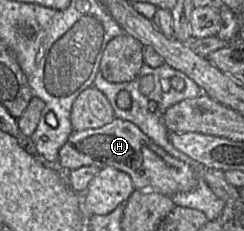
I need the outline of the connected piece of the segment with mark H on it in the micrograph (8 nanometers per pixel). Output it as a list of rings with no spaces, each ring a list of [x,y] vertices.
[[[119,118],[100,128],[73,131],[59,150],[58,162],[62,169],[70,171],[82,166],[114,167],[131,177],[135,189],[169,197],[189,192],[199,182],[189,165],[170,155],[135,124]]]

